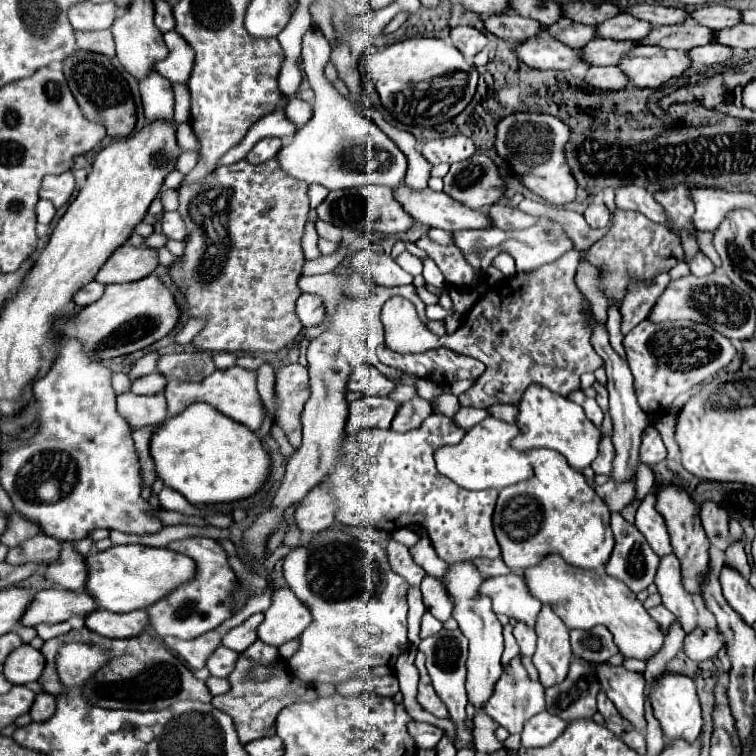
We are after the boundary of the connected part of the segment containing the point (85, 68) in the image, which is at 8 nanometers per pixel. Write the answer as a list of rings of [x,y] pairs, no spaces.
[[[76,51],[70,59],[64,61],[64,75],[84,117],[90,119],[92,123],[102,123],[108,131],[108,137],[124,139],[134,131],[136,125],[134,99],[122,71],[112,63],[112,59],[100,53]]]

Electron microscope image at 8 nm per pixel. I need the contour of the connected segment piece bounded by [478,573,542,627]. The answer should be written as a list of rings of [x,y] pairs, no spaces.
[[[508,573],[500,577],[486,577],[478,593],[492,599],[496,615],[508,615],[528,627],[536,627],[542,603],[526,591],[526,583],[520,575]]]

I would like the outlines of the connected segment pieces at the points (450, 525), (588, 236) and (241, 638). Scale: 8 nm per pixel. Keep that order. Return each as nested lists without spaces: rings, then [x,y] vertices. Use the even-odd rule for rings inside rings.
[[[430,415],[422,427],[406,431],[406,433],[396,433],[392,429],[366,429],[360,431],[358,435],[344,435],[342,451],[328,473],[328,483],[330,483],[330,495],[338,499],[338,515],[336,521],[342,525],[354,525],[354,527],[372,527],[372,529],[384,529],[388,533],[394,533],[402,527],[424,527],[428,529],[428,537],[438,553],[440,559],[446,563],[460,563],[460,561],[470,561],[474,557],[486,557],[486,559],[498,559],[498,541],[494,539],[492,531],[492,511],[494,503],[498,497],[498,491],[486,489],[486,491],[466,491],[458,487],[456,483],[450,483],[446,475],[442,475],[436,469],[434,463],[434,451],[436,447],[442,445],[454,445],[458,439],[462,439],[466,431],[454,423],[452,417],[444,415]]]
[[[524,199],[518,205],[518,209],[522,209],[524,213],[530,213],[530,215],[536,215],[540,219],[548,219],[548,221],[560,223],[564,227],[564,231],[568,233],[568,237],[572,239],[576,249],[590,247],[594,241],[598,241],[600,237],[603,237],[613,224],[613,215],[611,215],[608,226],[602,229],[590,229],[580,213],[568,211],[564,207],[548,207],[548,205],[536,203],[532,199]]]
[[[254,613],[254,615],[248,617],[242,625],[234,627],[232,631],[228,631],[228,633],[222,637],[222,645],[228,647],[228,649],[232,649],[232,651],[238,651],[238,653],[246,651],[246,649],[258,639],[256,629],[258,629],[258,625],[262,623],[262,619],[264,619],[262,613]]]

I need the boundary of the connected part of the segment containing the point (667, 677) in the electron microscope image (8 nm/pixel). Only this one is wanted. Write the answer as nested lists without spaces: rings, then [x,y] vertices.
[[[664,671],[660,675],[660,679],[652,687],[648,687],[648,701],[654,709],[654,717],[660,721],[662,731],[670,741],[674,741],[674,739],[694,741],[700,735],[700,729],[702,729],[700,701],[698,701],[698,695],[696,695],[694,681],[690,677]]]

